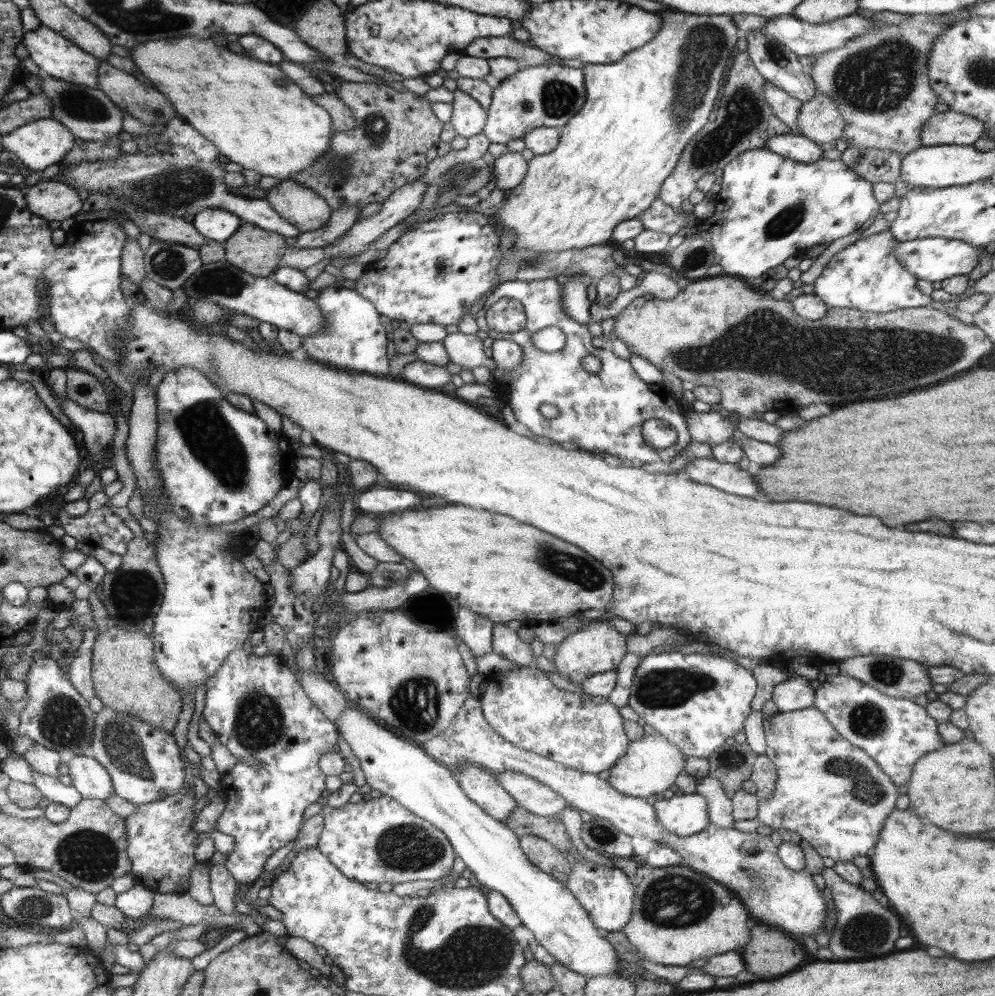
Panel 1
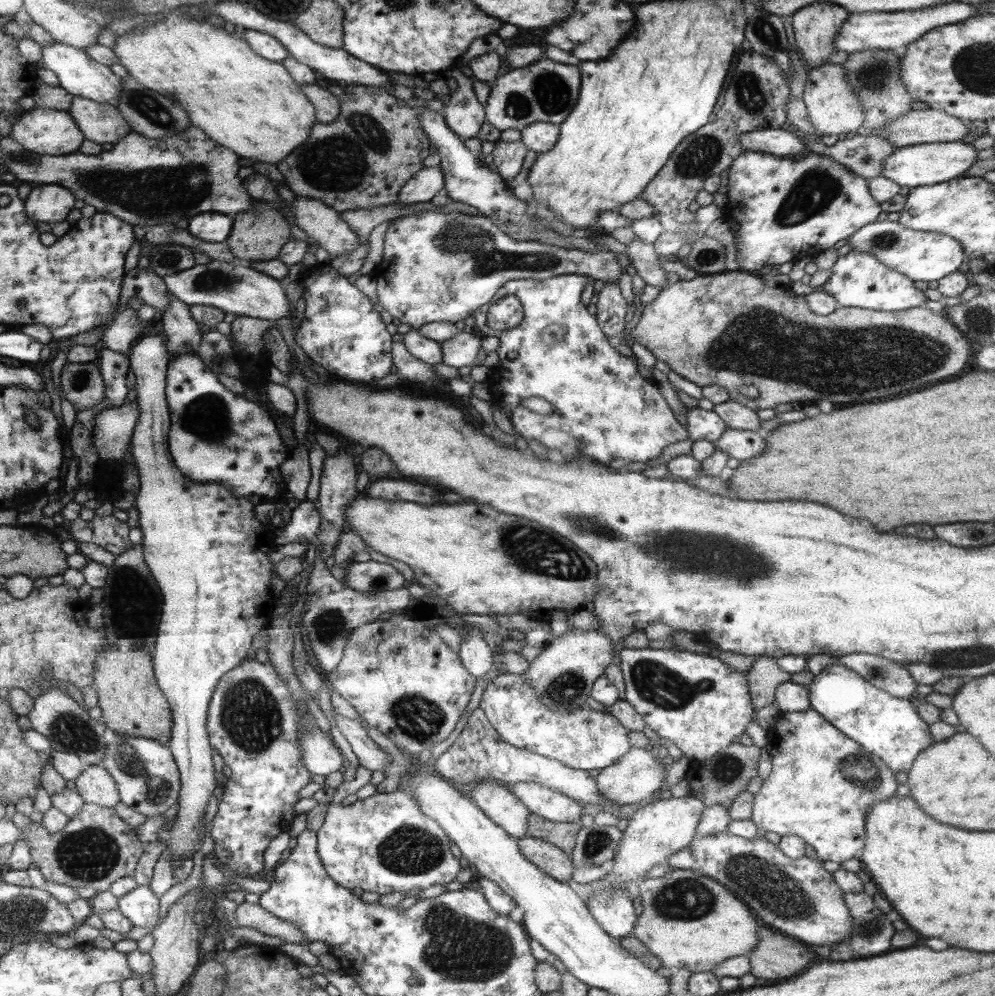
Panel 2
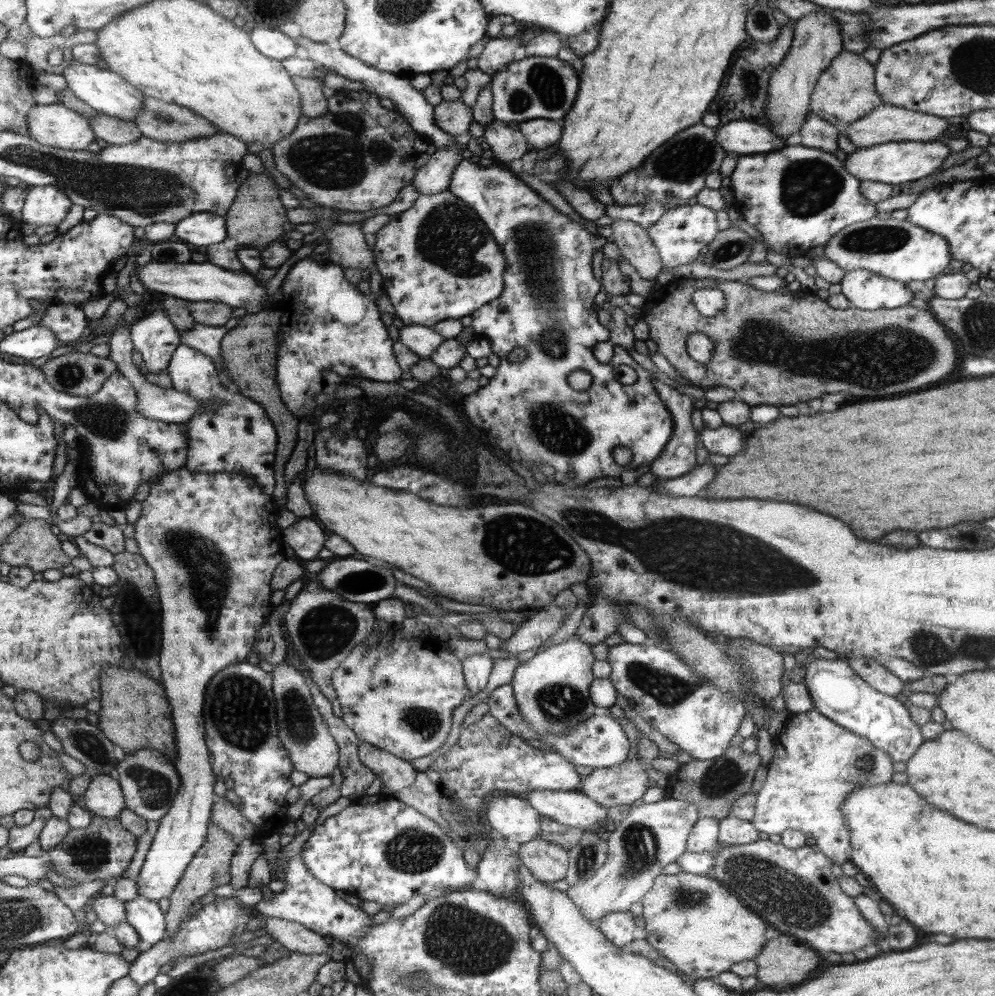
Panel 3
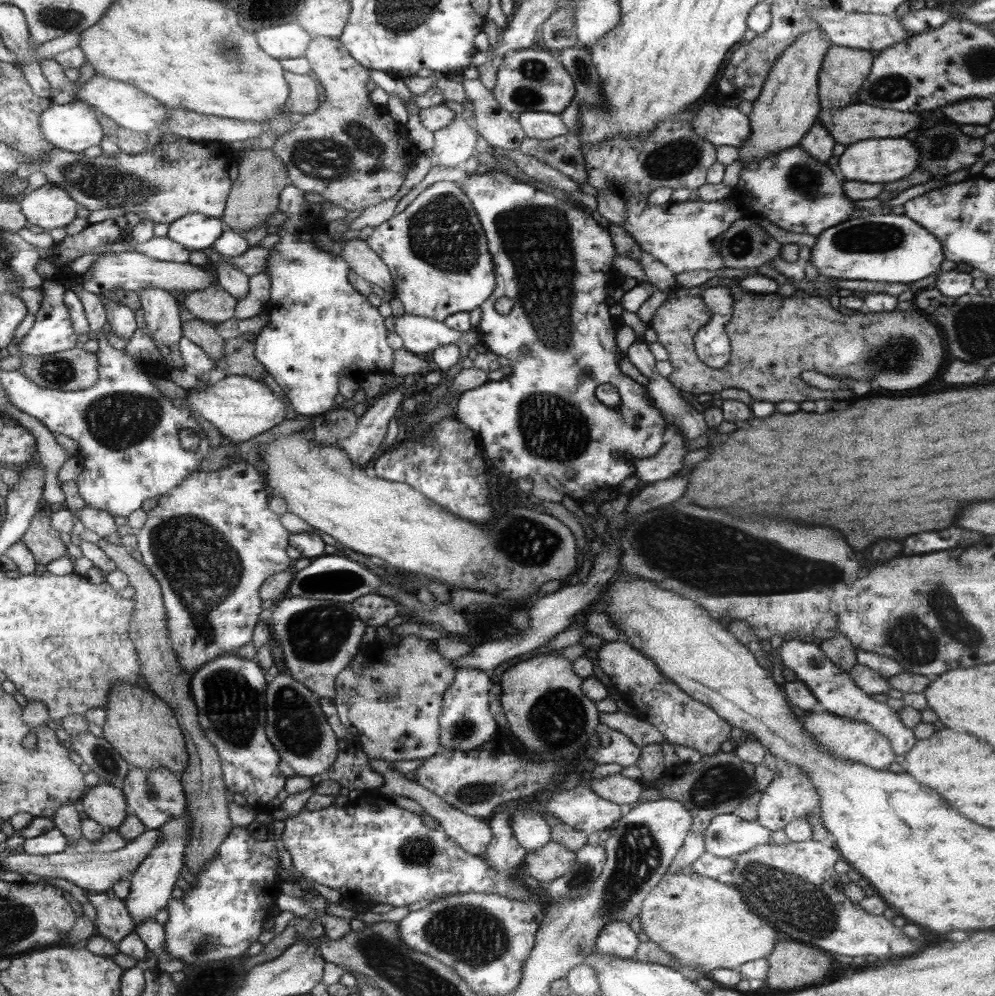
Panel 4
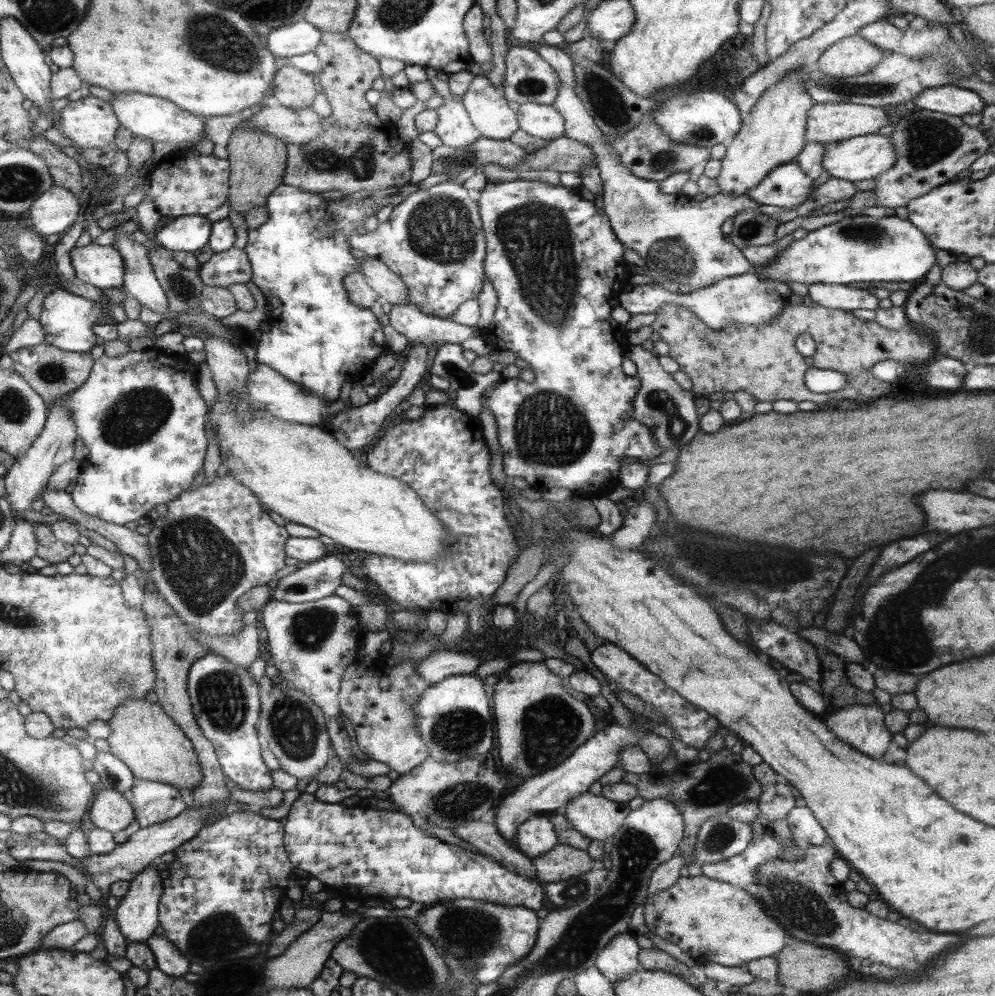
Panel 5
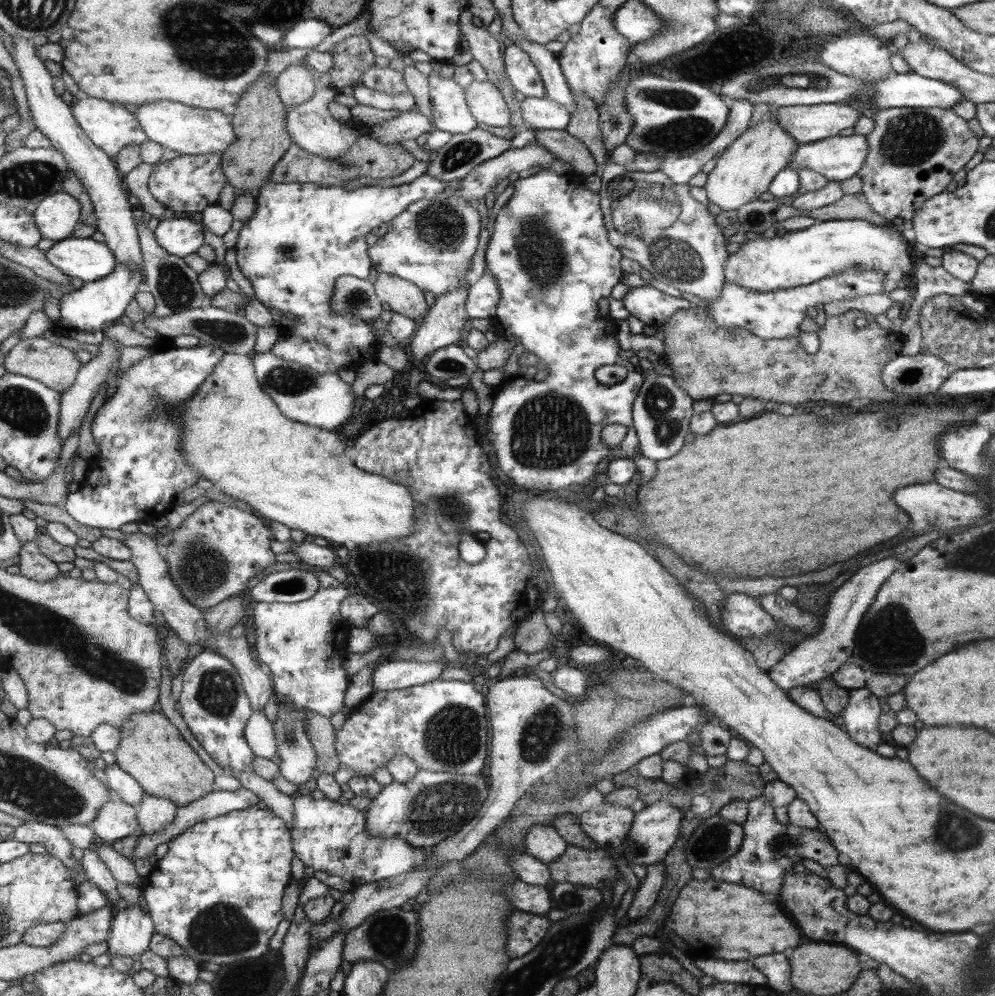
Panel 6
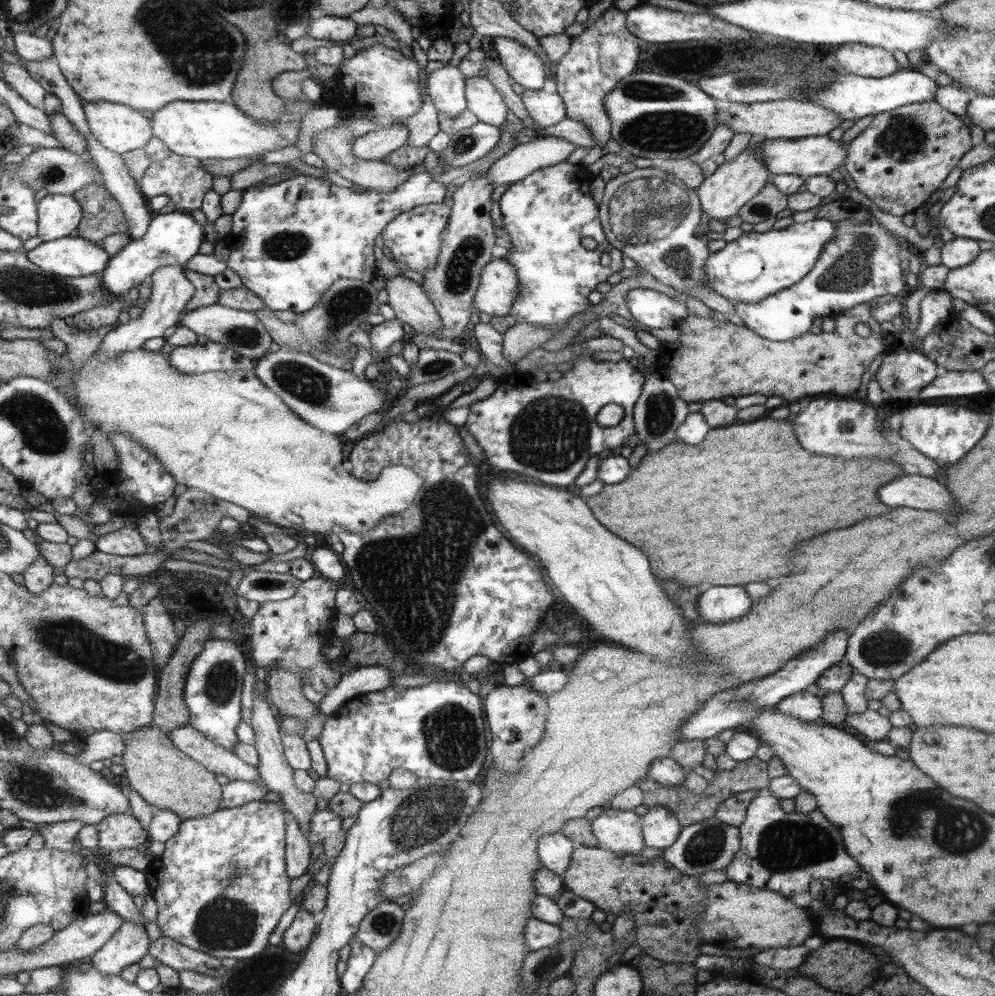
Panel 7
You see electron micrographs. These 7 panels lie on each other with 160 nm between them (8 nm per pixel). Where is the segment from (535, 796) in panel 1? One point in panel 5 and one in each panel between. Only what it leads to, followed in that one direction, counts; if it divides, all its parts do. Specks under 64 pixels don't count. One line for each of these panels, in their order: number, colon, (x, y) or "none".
2: (545, 802)
3: (571, 808)
4: (582, 808)
5: (596, 817)

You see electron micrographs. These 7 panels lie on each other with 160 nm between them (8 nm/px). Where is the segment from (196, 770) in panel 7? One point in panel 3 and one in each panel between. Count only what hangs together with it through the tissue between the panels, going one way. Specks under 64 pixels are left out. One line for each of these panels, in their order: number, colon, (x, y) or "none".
3: (135, 714)
4: (144, 729)
5: (153, 746)
6: (151, 748)

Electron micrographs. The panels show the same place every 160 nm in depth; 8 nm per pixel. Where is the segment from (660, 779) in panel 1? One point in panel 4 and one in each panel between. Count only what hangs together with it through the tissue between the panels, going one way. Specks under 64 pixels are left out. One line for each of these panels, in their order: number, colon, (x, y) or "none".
2: (635, 777)
3: (620, 785)
4: (620, 790)

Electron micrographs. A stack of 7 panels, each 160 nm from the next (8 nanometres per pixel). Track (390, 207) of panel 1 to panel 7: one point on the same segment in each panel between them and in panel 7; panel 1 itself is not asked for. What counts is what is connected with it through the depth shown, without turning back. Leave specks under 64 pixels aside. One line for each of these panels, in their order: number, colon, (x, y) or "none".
2: (423, 186)
3: (433, 177)
4: (454, 144)
5: (455, 127)
6: (450, 110)
7: (446, 85)

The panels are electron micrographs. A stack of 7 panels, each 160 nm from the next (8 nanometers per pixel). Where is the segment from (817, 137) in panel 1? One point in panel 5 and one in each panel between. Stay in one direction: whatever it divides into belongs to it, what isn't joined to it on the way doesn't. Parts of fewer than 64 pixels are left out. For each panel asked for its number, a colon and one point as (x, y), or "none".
2: (834, 108)
3: (845, 91)
4: (844, 69)
5: (853, 55)

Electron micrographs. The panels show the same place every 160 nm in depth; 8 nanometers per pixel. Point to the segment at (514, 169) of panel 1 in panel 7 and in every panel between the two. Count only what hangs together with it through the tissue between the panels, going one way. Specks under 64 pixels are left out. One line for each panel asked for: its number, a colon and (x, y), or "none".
2: (508, 157)
3: (502, 142)
4: (494, 123)
5: (487, 105)
6: (486, 103)
7: (486, 101)

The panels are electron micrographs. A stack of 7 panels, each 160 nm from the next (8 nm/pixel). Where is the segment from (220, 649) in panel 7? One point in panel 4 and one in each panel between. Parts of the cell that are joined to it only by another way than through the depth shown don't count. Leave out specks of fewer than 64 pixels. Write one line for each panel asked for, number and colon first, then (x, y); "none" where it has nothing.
4: (230, 693)
5: (227, 702)
6: (214, 704)

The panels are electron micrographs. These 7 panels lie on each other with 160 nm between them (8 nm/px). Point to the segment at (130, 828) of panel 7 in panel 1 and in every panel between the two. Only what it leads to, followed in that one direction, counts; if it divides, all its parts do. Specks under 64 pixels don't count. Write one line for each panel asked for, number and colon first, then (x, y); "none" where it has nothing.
1: (93, 781)
2: (97, 786)
3: (104, 797)
4: (106, 804)
5: (110, 811)
6: (116, 820)

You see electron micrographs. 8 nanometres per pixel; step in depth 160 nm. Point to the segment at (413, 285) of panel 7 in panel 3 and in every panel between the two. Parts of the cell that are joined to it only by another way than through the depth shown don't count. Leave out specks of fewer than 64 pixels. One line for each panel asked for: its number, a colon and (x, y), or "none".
3: (347, 247)
4: (357, 253)
5: (392, 289)
6: (403, 296)

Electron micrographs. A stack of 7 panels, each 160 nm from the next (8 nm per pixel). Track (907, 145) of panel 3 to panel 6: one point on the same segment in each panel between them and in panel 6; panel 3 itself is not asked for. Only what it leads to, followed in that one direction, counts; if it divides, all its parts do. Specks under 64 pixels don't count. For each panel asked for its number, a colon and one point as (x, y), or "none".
4: (877, 161)
5: (861, 158)
6: (837, 158)

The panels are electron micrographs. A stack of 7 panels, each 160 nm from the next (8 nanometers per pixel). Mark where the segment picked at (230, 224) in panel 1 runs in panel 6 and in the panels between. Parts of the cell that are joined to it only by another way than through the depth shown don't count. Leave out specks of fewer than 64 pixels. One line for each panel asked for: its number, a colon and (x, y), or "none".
2: (213, 227)
3: (201, 230)
4: (196, 232)
5: (188, 234)
6: (181, 237)

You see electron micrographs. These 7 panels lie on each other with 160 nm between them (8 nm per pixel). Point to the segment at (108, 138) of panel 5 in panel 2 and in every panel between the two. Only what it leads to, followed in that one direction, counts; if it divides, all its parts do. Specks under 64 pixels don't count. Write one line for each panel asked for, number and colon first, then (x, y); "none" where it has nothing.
2: (44, 131)
3: (56, 125)
4: (73, 127)

